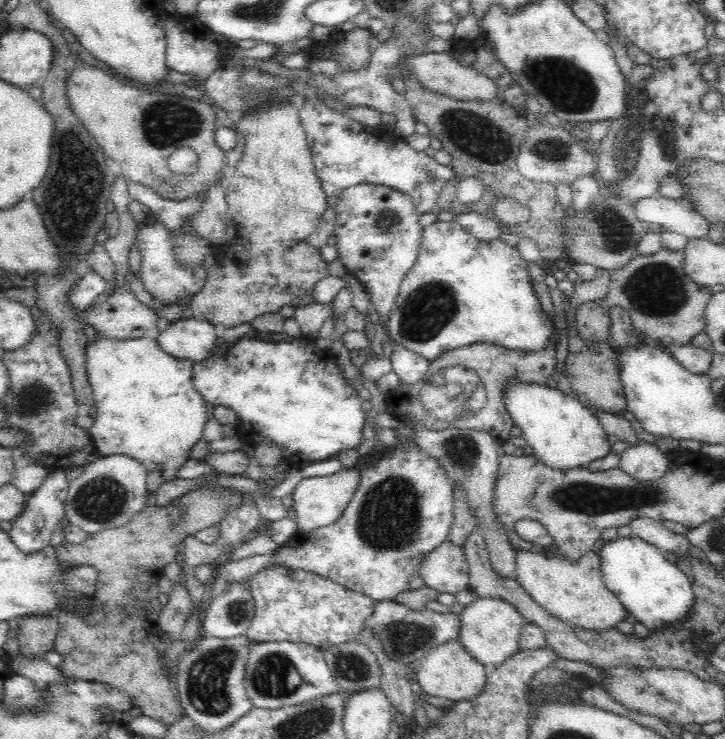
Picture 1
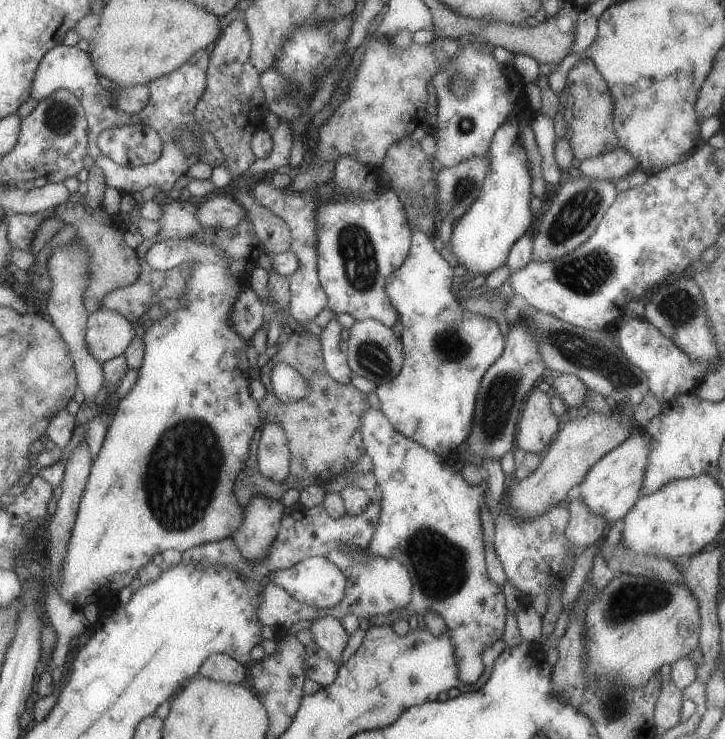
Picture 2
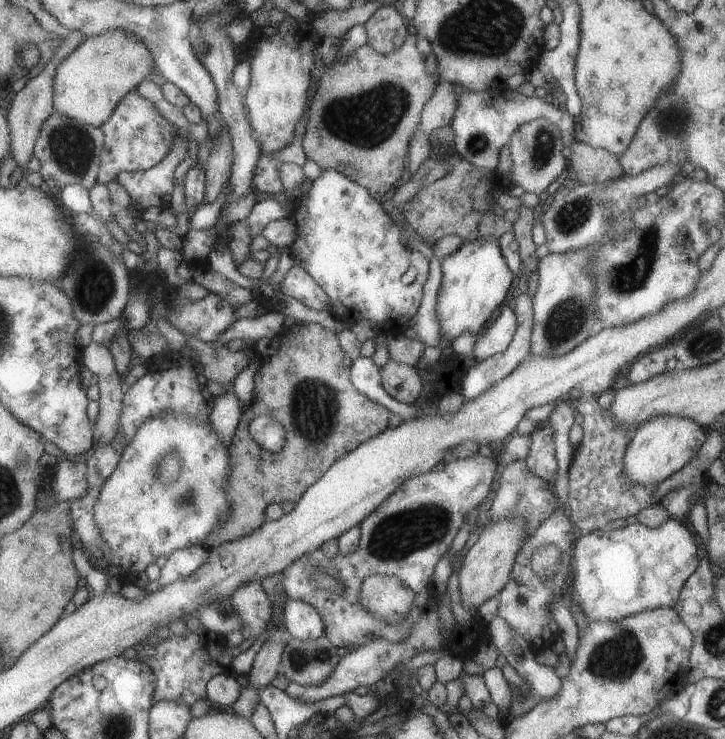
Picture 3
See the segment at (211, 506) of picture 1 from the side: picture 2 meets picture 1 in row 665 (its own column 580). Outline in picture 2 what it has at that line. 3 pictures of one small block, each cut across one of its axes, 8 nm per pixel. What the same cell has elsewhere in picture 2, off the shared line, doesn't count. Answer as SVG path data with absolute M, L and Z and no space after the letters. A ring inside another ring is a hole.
M589 56L580 59L568 72L566 91L573 96L574 105L573 121L568 129L568 138L572 146L576 163L581 163L588 158L602 156L620 146L613 126L613 100L609 93L608 84L600 76L598 68Z

